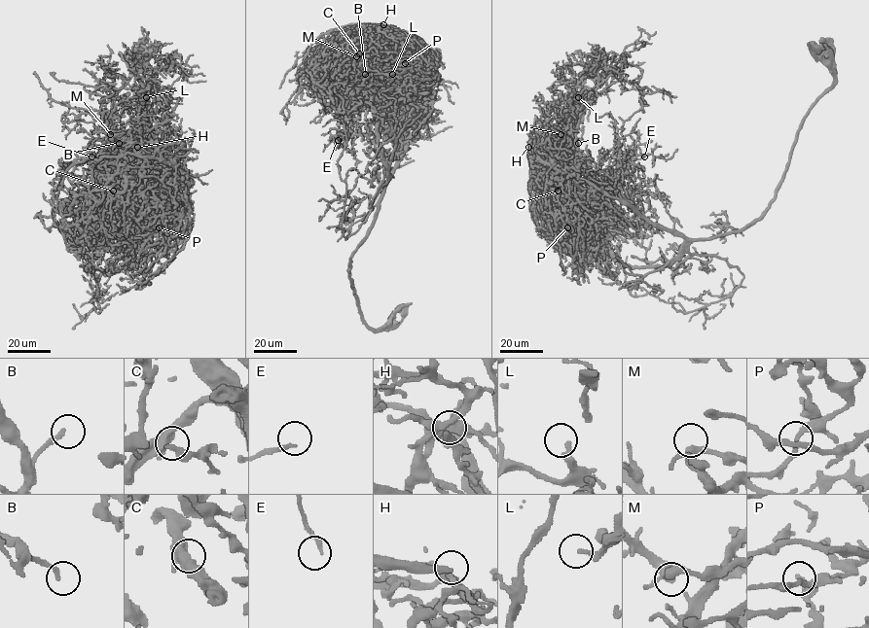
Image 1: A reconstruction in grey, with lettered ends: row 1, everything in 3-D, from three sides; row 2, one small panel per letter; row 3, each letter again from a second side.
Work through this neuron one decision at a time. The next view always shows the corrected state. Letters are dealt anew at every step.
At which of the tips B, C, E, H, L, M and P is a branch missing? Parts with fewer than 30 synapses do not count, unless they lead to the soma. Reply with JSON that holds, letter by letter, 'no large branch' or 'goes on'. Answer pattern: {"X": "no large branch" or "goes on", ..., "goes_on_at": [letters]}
{"B": "goes on", "C": "no large branch", "E": "goes on", "H": "no large branch", "L": "no large branch", "M": "goes on", "P": "no large branch", "goes_on_at": ["B", "E", "M"]}

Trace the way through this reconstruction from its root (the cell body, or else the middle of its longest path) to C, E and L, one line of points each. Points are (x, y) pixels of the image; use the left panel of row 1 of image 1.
C: (149, 230), (174, 204), (174, 188), (167, 195), (137, 191), (127, 185), (112, 187), (113, 191)
E: (149, 230), (174, 204), (176, 191), (135, 161), (127, 159), (113, 173), (101, 159), (91, 159), (91, 156)
L: (149, 230), (174, 204), (176, 191), (160, 172), (160, 152), (148, 120), (149, 101), (146, 97)

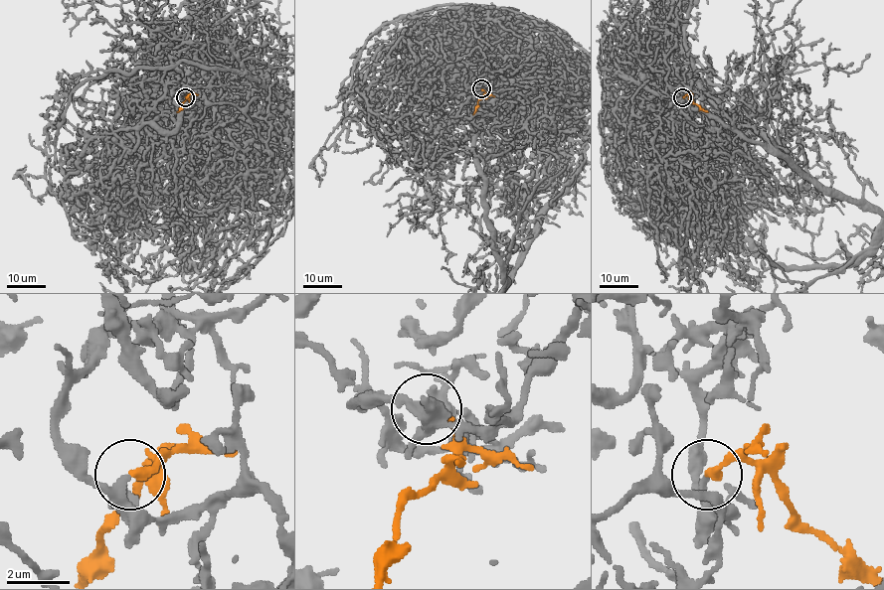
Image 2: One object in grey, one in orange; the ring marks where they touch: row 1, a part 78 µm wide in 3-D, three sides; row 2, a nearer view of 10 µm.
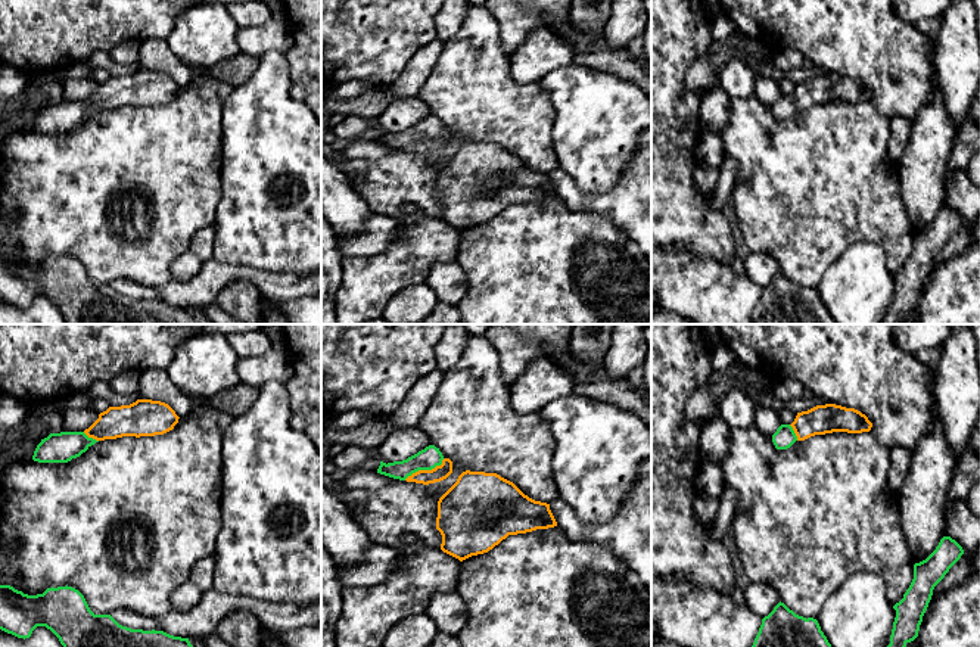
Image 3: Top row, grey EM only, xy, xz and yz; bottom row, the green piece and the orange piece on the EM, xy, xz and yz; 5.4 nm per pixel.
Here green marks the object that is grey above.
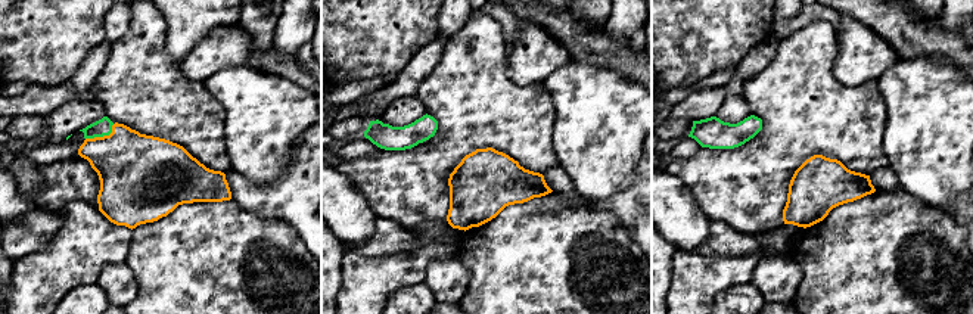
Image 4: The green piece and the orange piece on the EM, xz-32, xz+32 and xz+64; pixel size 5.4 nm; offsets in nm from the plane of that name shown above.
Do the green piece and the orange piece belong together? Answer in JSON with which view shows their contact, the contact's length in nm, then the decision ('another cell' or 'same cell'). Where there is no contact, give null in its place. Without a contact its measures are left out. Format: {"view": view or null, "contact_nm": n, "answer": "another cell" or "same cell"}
{"view": "xz", "contact_nm": 260, "answer": "same cell"}

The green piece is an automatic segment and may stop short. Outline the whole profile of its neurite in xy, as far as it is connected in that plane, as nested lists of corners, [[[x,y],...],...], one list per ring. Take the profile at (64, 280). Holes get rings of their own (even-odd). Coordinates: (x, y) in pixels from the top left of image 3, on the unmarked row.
[[[0,255],[0,299],[25,309],[37,296],[50,299],[66,324],[199,324],[189,308],[131,299],[111,284],[94,284],[72,256],[28,265]]]

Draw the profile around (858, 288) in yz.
[[[853,243],[828,267],[816,290],[836,324],[881,324],[895,292],[886,252],[877,243]]]

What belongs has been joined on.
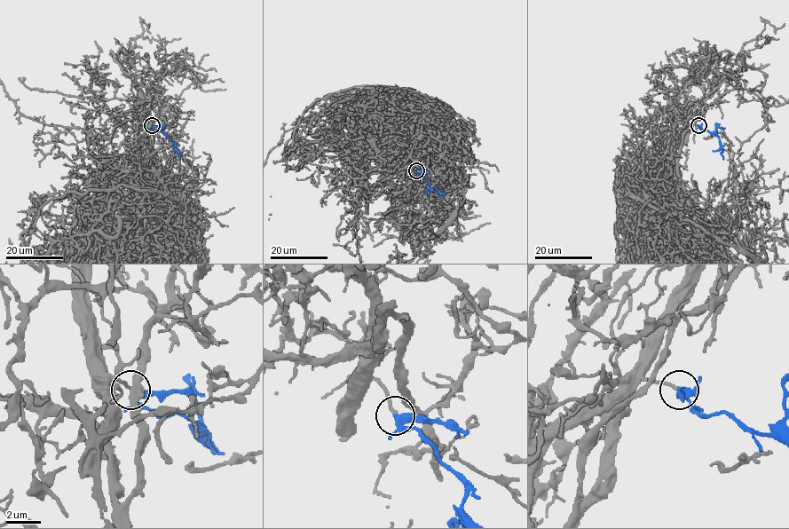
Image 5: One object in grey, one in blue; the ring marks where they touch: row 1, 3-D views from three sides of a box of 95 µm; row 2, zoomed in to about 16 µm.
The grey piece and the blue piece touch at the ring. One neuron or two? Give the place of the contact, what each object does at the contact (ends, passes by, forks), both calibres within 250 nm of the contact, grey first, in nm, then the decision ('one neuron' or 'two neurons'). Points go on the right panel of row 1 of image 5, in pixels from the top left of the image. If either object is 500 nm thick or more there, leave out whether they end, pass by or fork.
at (698, 125); grey ends there; blue passes by; 160 nm thick on the grey side, 340 nm on the other; one neuron

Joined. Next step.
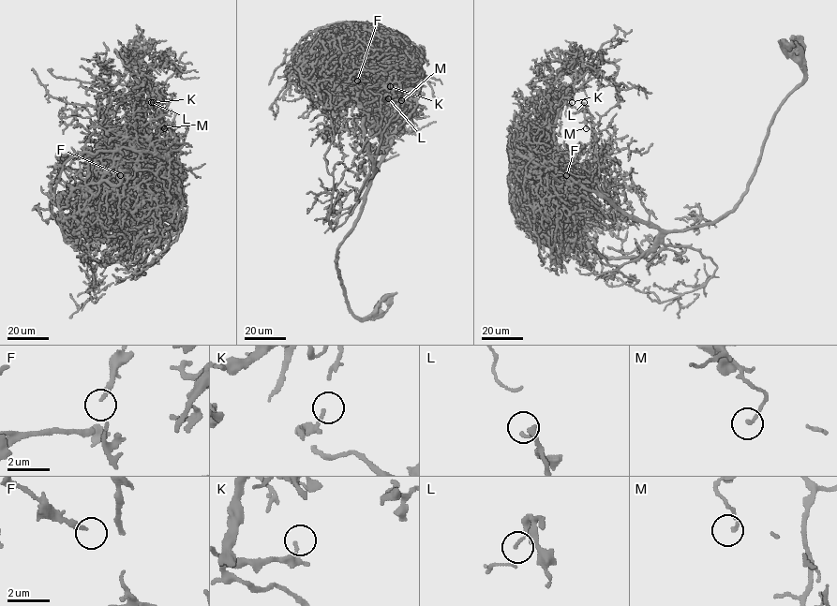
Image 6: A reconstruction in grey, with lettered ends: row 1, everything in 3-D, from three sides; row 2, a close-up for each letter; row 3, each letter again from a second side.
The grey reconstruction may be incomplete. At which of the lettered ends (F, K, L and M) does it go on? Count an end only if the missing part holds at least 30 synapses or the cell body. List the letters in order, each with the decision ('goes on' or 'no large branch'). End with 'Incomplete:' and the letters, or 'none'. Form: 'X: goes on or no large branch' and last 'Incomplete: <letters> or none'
F: no large branch
K: no large branch
L: no large branch
M: no large branch
Incomplete: none

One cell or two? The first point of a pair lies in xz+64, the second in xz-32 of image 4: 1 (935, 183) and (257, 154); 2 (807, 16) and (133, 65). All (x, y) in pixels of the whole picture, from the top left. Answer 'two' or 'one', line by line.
1: one
2: two

